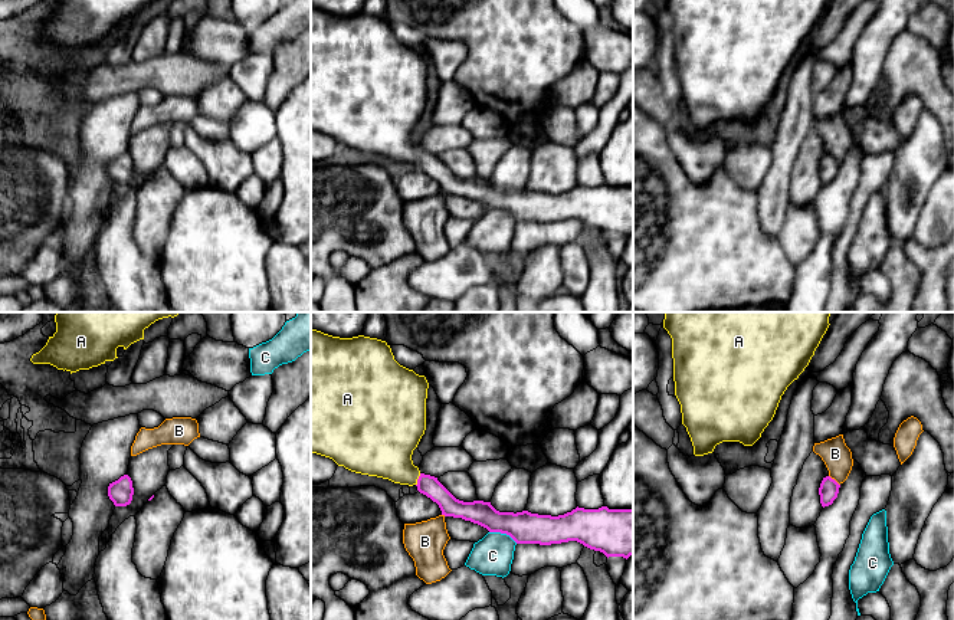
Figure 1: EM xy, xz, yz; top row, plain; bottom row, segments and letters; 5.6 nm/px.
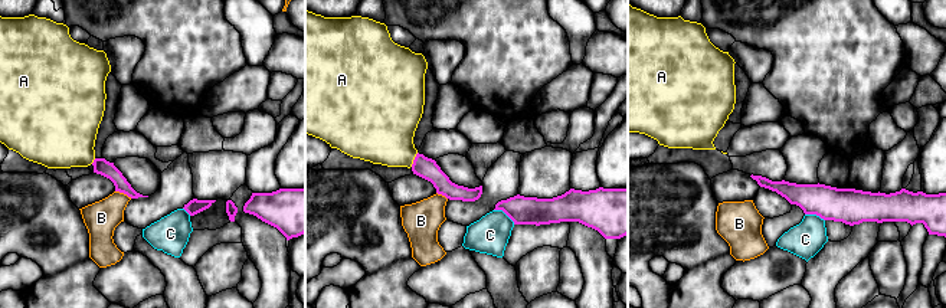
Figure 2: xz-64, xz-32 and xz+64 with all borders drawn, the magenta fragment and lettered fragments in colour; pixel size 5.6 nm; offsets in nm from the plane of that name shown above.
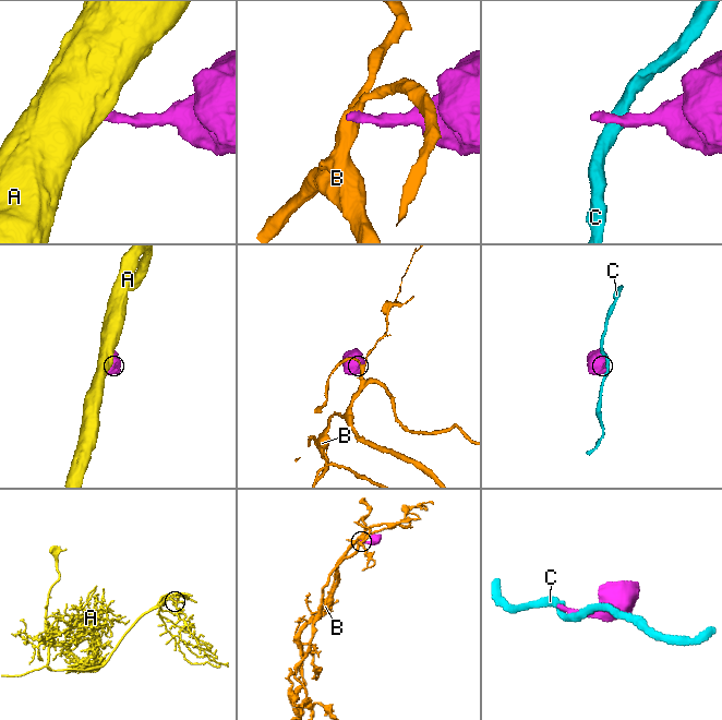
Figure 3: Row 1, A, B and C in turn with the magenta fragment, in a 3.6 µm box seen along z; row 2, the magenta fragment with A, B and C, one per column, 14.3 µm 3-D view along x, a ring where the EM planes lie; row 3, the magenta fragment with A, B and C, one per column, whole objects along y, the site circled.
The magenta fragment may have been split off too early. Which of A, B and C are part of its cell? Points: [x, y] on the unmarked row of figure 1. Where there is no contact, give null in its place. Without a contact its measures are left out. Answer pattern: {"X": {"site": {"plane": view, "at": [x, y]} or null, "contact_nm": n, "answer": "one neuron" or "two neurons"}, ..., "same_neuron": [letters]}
{"A": {"site": {"plane": "xz", "at": [418, 157]}, "contact_nm": 80, "answer": "one neuron"}, "B": {"site": {"plane": "yz", "at": [835, 158]}, "contact_nm": 90, "answer": "two neurons"}, "C": {"site": {"plane": "xz", "at": [504, 210]}, "contact_nm": 170, "answer": "two neurons"}, "same_neuron": ["A"]}

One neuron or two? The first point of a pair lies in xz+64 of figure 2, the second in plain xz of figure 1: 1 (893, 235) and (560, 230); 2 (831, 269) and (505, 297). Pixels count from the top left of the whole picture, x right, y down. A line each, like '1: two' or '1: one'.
1: one
2: one

